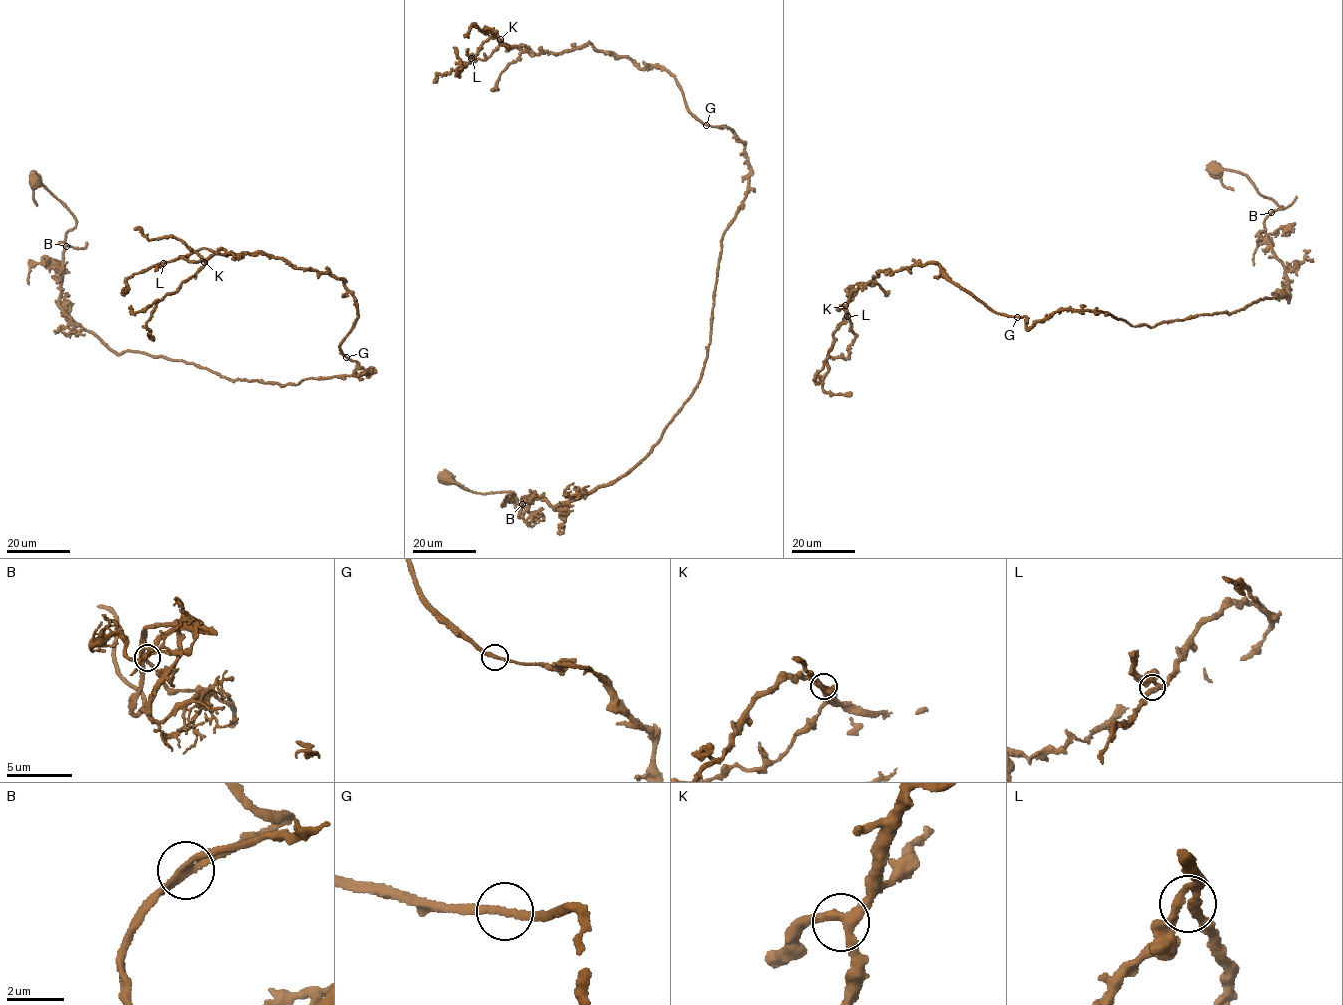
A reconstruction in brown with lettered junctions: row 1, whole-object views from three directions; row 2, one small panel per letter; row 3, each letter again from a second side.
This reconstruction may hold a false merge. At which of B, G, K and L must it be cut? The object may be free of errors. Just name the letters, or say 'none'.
none

